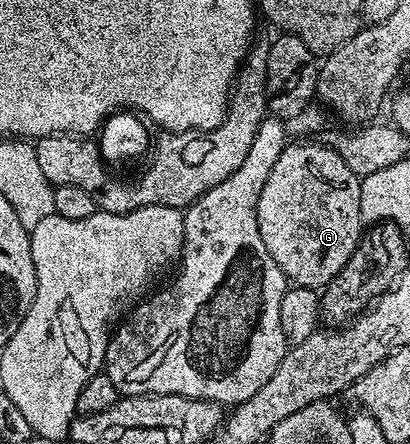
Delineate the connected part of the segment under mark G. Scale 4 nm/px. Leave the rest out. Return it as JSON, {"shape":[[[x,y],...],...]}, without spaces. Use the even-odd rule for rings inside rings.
{"shape":[[[313,143],[313,145],[292,144],[285,144],[282,154],[278,157],[278,162],[274,163],[274,167],[270,169],[270,173],[267,175],[266,183],[263,184],[262,194],[259,196],[258,203],[256,204],[258,229],[260,236],[262,236],[262,241],[266,246],[266,251],[269,251],[270,257],[282,267],[282,271],[289,282],[293,286],[305,285],[307,289],[319,290],[321,287],[329,285],[338,275],[338,271],[342,271],[342,267],[346,267],[350,255],[360,243],[362,236],[362,222],[360,220],[361,178],[356,177],[354,171],[350,171],[350,167],[346,167],[346,163],[342,163],[342,159],[333,149],[327,149],[326,146],[319,143]]]}

